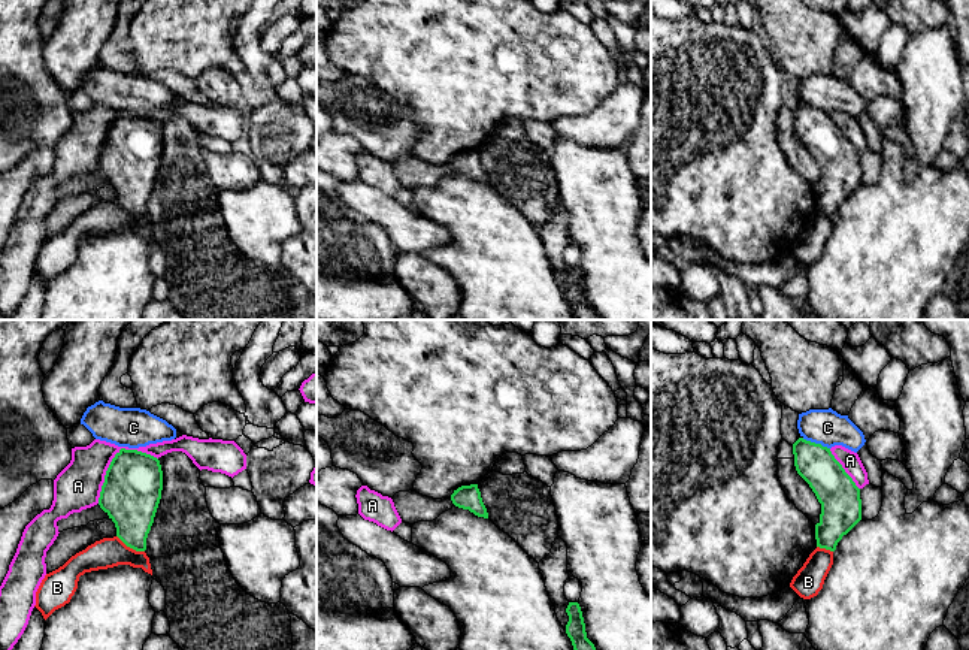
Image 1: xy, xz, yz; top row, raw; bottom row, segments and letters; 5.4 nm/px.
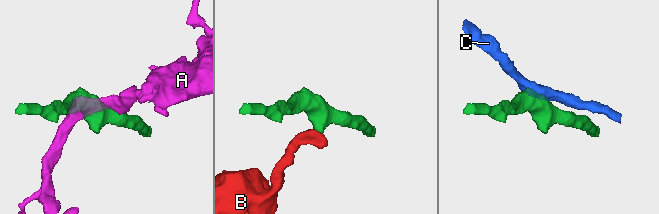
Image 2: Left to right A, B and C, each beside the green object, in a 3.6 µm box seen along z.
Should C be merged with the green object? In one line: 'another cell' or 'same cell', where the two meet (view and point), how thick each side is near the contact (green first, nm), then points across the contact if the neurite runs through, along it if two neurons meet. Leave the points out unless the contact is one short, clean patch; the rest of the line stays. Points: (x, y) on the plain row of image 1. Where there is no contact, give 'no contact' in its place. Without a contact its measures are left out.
another cell; contact yz (814, 108); calibres 200 and 190 nm; border yz (802, 103), (820, 108), (829, 114)

